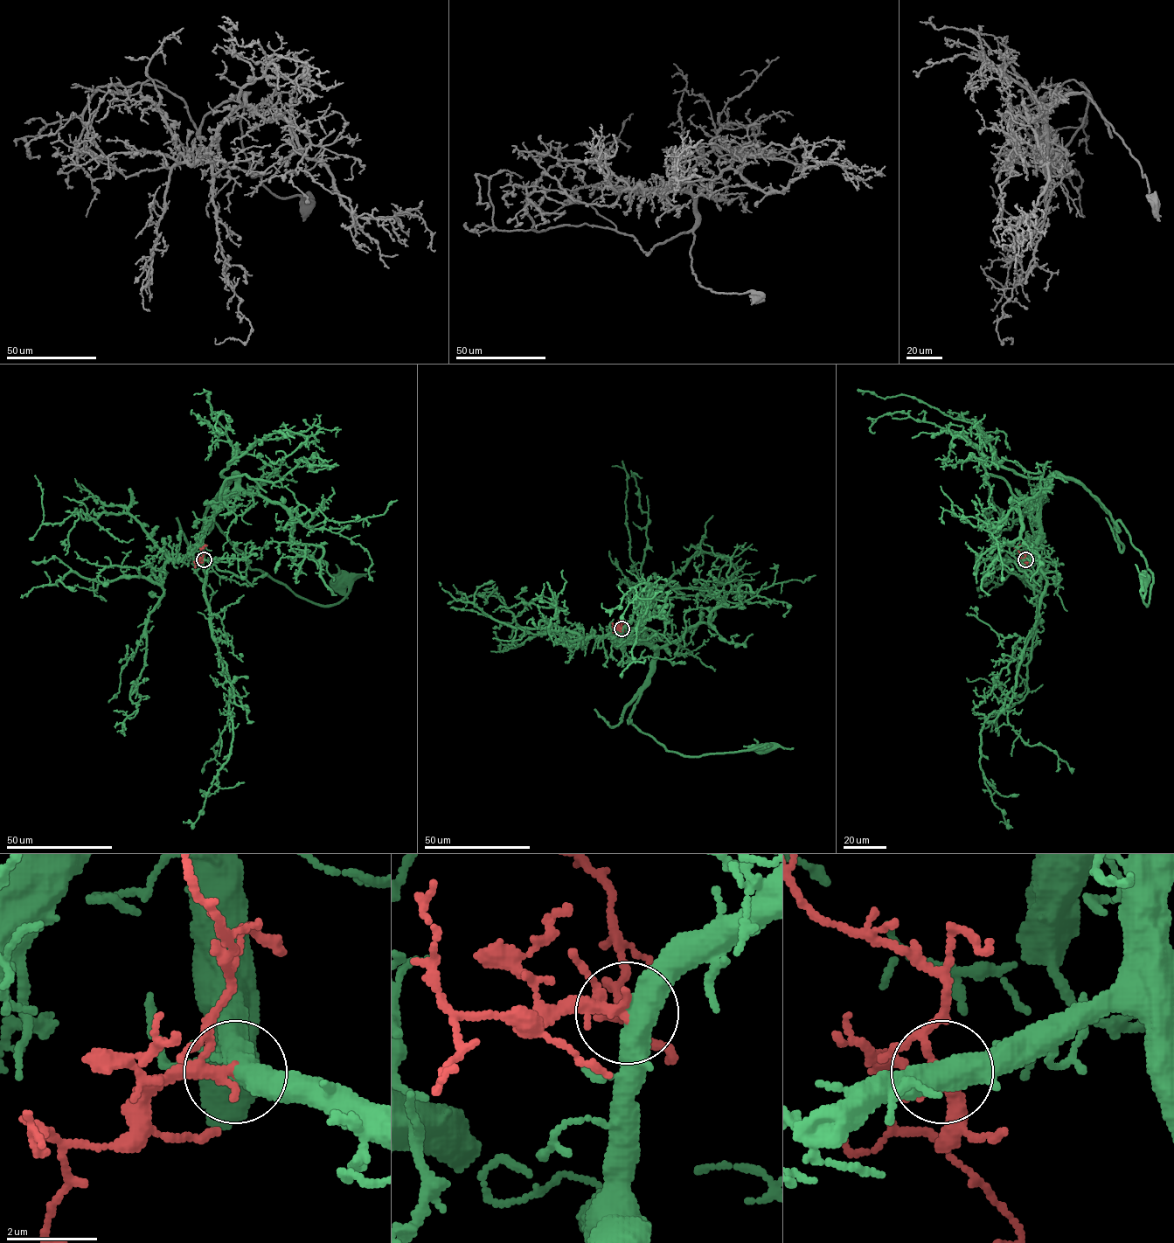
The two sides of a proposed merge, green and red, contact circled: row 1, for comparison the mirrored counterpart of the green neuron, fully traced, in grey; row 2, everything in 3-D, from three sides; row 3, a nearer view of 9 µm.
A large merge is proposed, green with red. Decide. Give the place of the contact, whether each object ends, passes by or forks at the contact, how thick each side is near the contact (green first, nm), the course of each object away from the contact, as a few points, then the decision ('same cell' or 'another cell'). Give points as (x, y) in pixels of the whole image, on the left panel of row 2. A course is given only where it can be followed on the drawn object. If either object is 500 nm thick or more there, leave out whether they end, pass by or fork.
at (204, 559); green passes by; red passes by; 480 nm thick on the green side, 200 nm on the other; green runs (204, 559), (236, 475), (210, 531), (212, 520), (251, 569), (313, 602), (337, 603), (342, 579); red runs (204, 559), (201, 548), (206, 545); same cell

